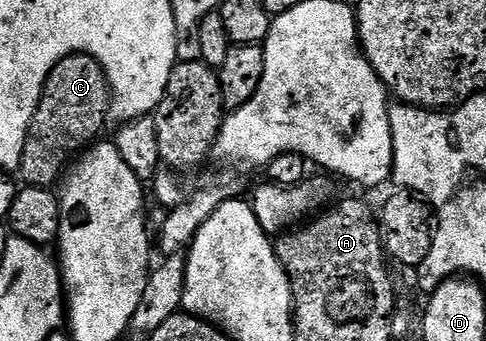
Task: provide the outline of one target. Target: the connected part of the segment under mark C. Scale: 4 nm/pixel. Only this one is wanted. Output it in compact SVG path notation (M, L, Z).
M92 54L66 56L49 73L41 99L37 102L33 122L29 125L19 167L19 174L26 178L24 181L30 186L52 187L52 182L62 177L70 159L84 151L98 137L96 134L104 128L105 118L107 122L110 114L111 95L105 69L93 59Z

